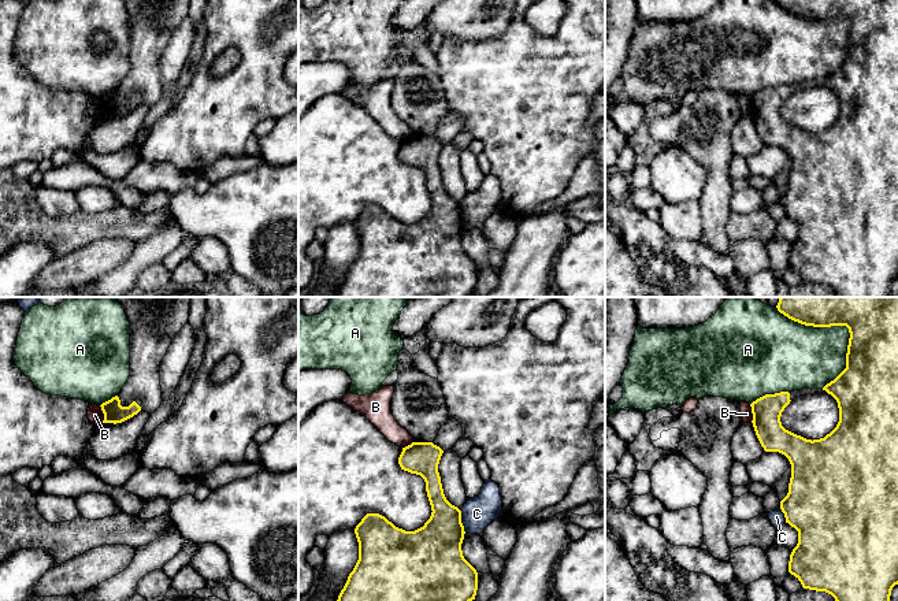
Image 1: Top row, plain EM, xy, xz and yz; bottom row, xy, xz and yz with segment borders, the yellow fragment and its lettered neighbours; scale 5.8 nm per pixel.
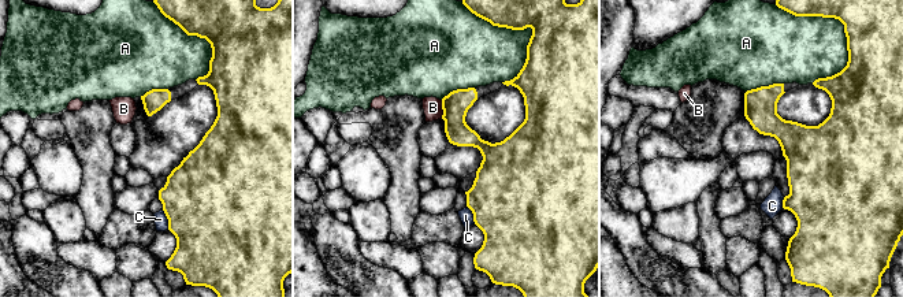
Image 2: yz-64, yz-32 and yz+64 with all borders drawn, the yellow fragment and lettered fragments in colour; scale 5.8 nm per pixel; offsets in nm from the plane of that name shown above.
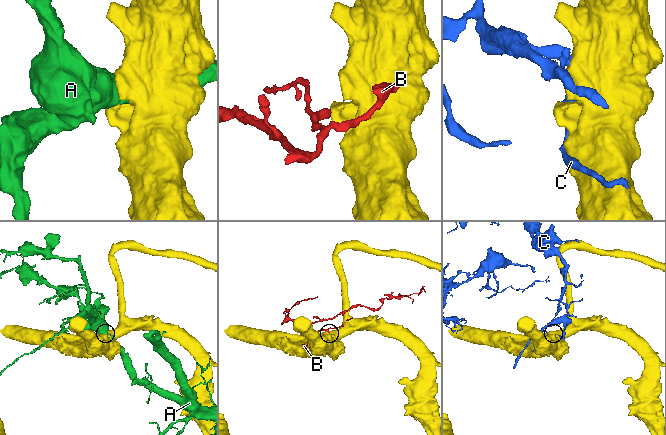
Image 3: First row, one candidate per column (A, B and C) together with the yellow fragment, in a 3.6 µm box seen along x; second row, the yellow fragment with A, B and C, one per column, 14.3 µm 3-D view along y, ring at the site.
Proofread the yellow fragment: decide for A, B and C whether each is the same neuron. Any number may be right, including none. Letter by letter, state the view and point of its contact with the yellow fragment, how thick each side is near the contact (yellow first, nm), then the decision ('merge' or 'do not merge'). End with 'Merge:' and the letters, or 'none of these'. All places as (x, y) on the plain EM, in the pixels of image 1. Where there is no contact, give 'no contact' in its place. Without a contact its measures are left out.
A: meets yellow in yz at (842, 18); 300 nm thick on the yellow side, 360 nm on the other; do not merge
B: meets yellow in xy at (103, 106); 120 nm thick on the yellow side, 90 nm on the other; do not merge
C: meets yellow in xz at (460, 214); 340 nm thick on the yellow side, 190 nm on the other; do not merge
Merge: none of these

